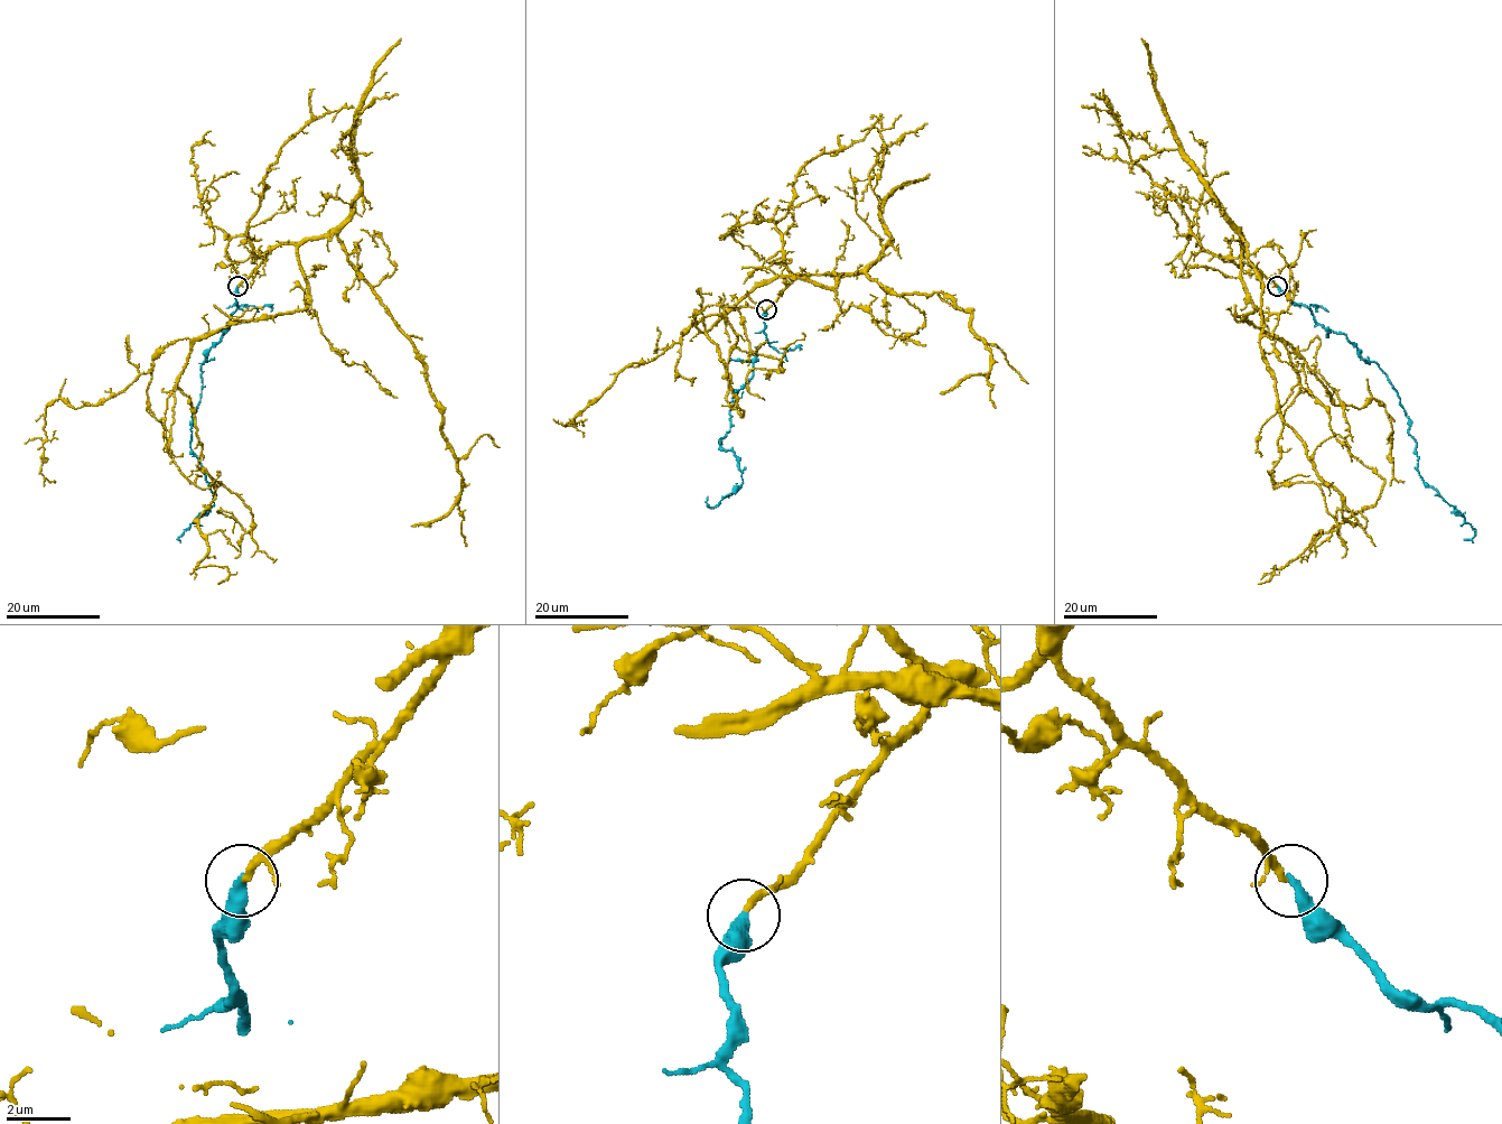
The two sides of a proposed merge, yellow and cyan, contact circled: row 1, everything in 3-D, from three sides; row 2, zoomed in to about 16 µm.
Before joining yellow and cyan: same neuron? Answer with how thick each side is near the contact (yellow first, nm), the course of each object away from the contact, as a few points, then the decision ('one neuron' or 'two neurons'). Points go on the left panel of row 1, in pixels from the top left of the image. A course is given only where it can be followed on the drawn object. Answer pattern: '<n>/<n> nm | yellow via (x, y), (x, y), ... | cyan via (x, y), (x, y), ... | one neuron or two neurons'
220/380 nm | yellow via (238, 287), (294, 244), (307, 304), (201, 336), (180, 374), (213, 480), (195, 568), (225, 566), (217, 584) | cyan via (238, 287), (238, 308), (204, 362), (202, 398), (192, 418), (190, 452), (202, 466), (214, 503), (179, 540) | one neuron

